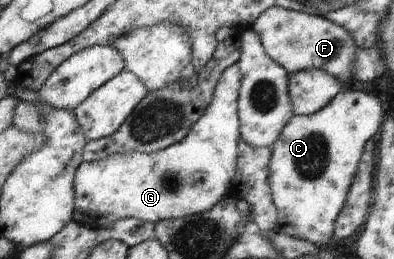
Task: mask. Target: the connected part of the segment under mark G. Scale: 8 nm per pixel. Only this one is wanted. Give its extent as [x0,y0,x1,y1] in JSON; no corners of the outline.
[72,64,241,228]

